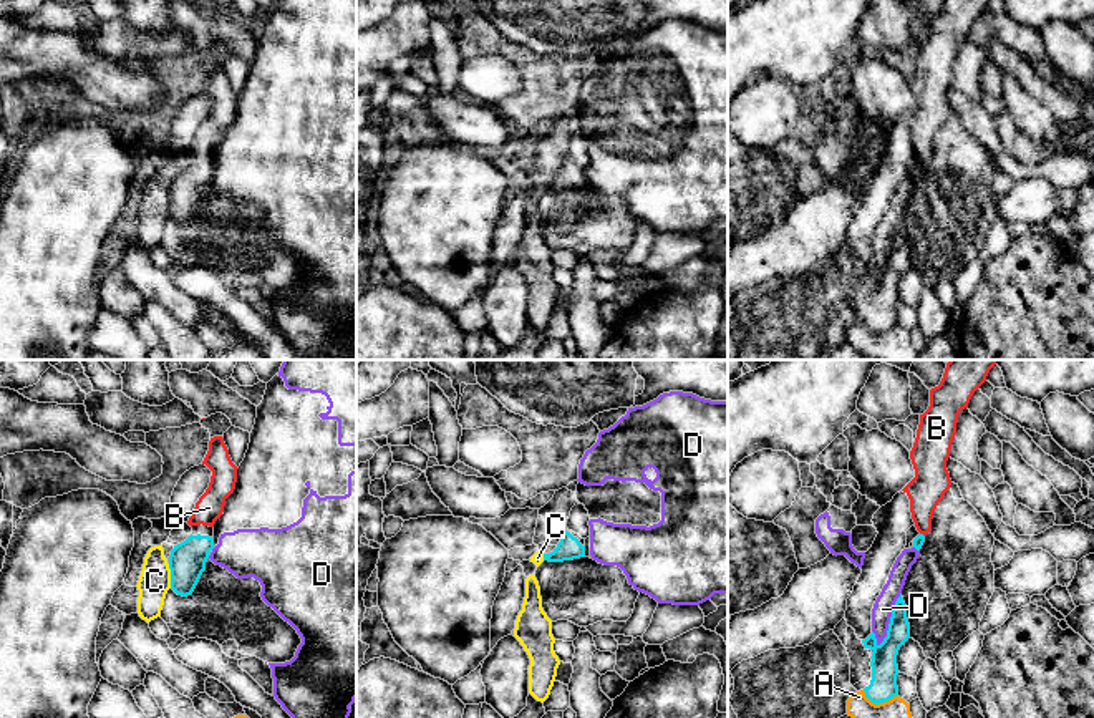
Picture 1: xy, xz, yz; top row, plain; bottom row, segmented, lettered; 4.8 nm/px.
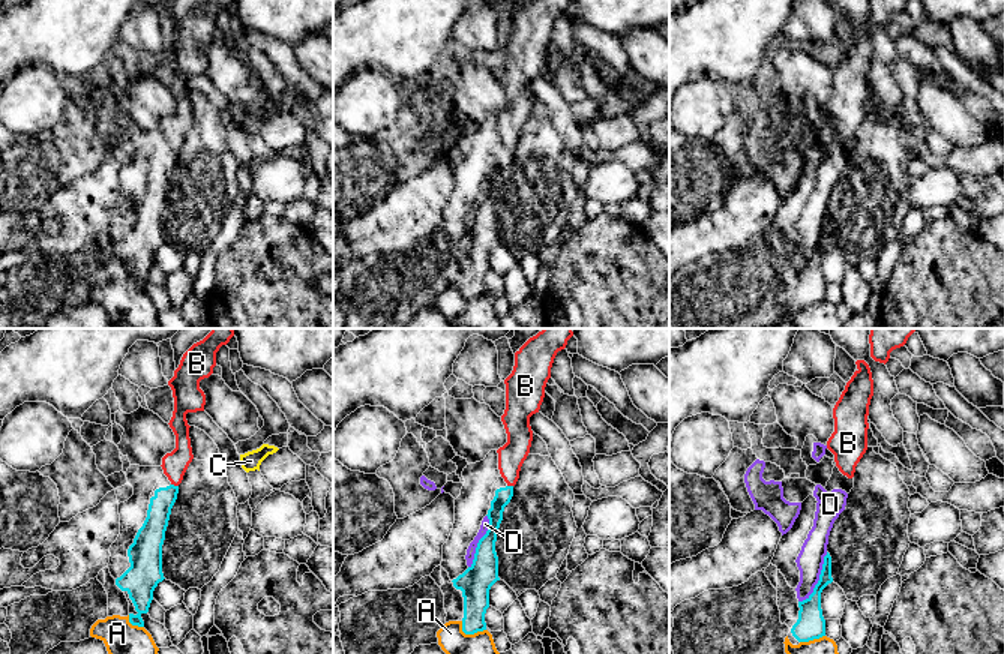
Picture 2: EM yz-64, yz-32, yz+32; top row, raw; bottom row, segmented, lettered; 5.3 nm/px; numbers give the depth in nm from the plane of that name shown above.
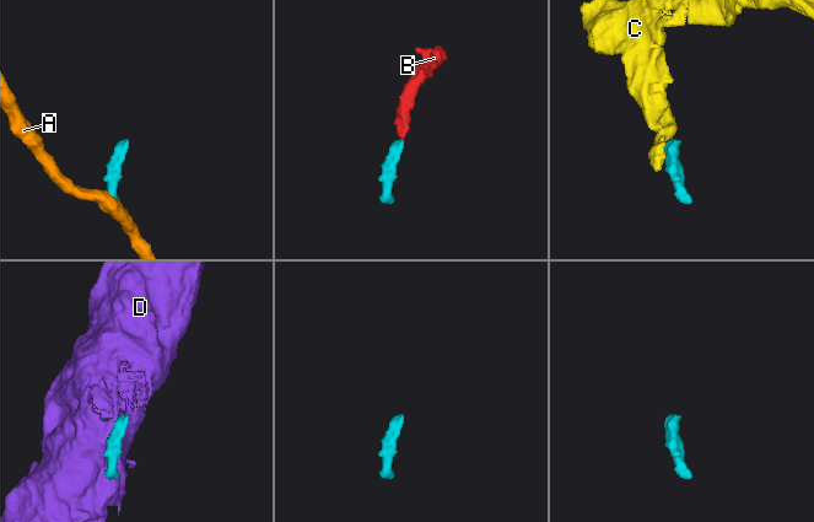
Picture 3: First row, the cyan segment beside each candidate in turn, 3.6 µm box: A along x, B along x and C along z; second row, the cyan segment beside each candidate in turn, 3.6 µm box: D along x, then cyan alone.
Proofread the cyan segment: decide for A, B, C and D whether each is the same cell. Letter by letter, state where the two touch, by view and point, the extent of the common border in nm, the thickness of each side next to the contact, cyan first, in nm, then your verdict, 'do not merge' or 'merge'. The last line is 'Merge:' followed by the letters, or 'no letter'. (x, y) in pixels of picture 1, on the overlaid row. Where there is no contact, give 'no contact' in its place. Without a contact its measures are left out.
A: meets cyan in yz at (879, 702); contact 180 nm long; 130 nm thick on the cyan side, 110 nm on the other; do not merge
B: meets cyan in yz at (922, 534); contact 30 nm long; 50 nm thick on the cyan side, 170 nm on the other; merge
C: meets cyan in xy at (171, 576); contact 120 nm long; 180 nm thick on the cyan side, 160 nm on the other; do not merge
D: meets cyan in yz at (890, 619); contact 280 nm long; 130 nm thick on the cyan side, 100 nm on the other; do not merge
Merge: B

